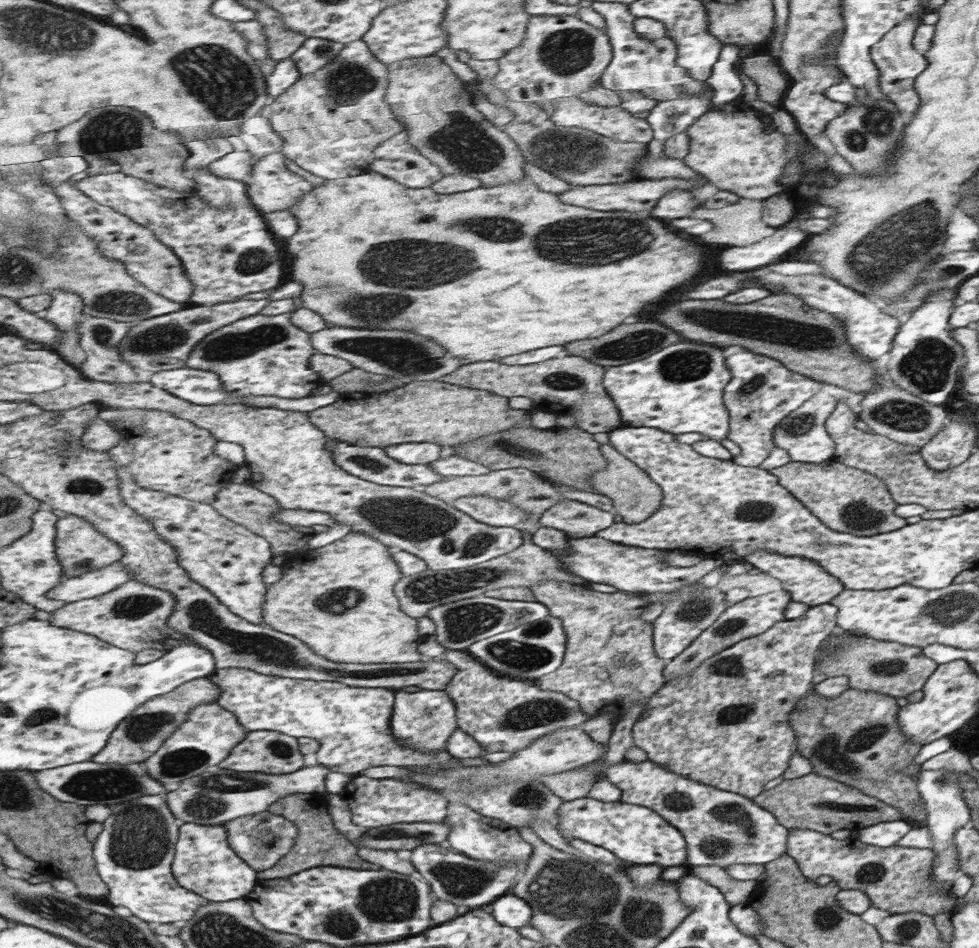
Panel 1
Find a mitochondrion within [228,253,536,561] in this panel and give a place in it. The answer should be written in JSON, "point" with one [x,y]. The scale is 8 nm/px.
{"point":[402,356]}

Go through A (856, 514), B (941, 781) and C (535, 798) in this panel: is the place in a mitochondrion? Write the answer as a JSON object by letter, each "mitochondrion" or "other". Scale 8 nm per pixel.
{"A":"mitochondrion","B":"mitochondrion","C":"mitochondrion"}

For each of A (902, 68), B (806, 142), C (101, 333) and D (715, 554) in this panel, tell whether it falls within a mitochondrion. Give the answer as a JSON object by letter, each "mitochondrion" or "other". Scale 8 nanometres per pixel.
{"A":"other","B":"other","C":"mitochondrion","D":"other"}

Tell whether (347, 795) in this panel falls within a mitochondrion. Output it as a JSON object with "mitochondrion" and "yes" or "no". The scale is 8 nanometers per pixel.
{"mitochondrion":"no"}

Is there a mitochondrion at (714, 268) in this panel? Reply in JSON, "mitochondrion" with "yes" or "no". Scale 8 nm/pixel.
{"mitochondrion":"no"}

